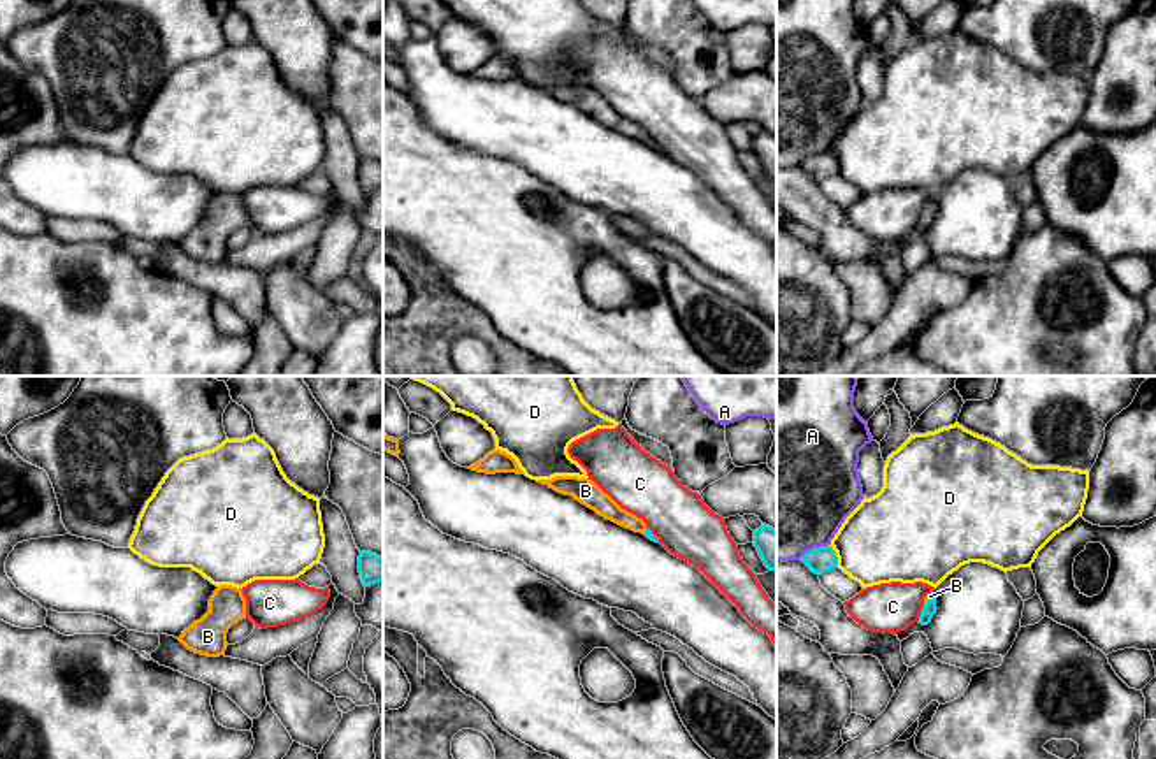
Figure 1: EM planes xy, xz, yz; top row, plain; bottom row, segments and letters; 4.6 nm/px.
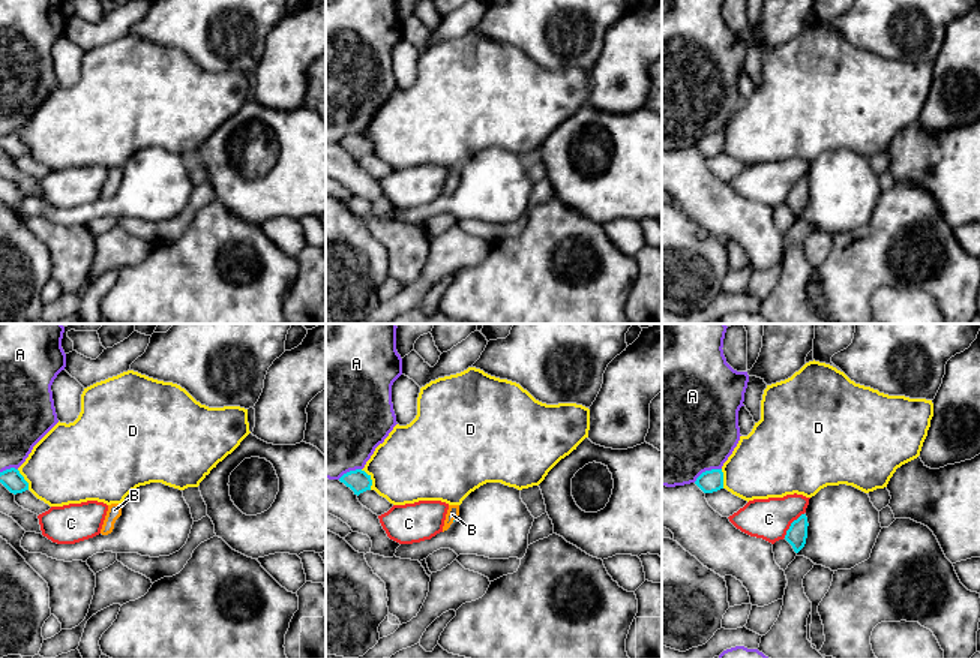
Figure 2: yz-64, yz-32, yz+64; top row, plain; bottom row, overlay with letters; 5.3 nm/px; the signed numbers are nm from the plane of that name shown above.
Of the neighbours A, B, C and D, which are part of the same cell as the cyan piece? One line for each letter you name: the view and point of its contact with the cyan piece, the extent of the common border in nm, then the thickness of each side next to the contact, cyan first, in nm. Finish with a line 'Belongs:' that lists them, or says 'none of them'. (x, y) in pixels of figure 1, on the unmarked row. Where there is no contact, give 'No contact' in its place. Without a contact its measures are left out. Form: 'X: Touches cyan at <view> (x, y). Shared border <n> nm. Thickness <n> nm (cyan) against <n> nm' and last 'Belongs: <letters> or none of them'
B: Touches cyan at yz (930, 206). Shared border 60 nm. Thickness 60 nm (cyan) against 20 nm
Belongs: B

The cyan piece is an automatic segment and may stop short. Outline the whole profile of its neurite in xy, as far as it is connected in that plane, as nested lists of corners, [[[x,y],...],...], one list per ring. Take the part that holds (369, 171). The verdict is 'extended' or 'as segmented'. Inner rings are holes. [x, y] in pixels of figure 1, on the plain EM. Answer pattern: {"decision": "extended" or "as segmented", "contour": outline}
{"decision": "as segmented", "contour": [[[360,158],[358,179],[364,193],[383,188],[383,163],[371,158]]]}

